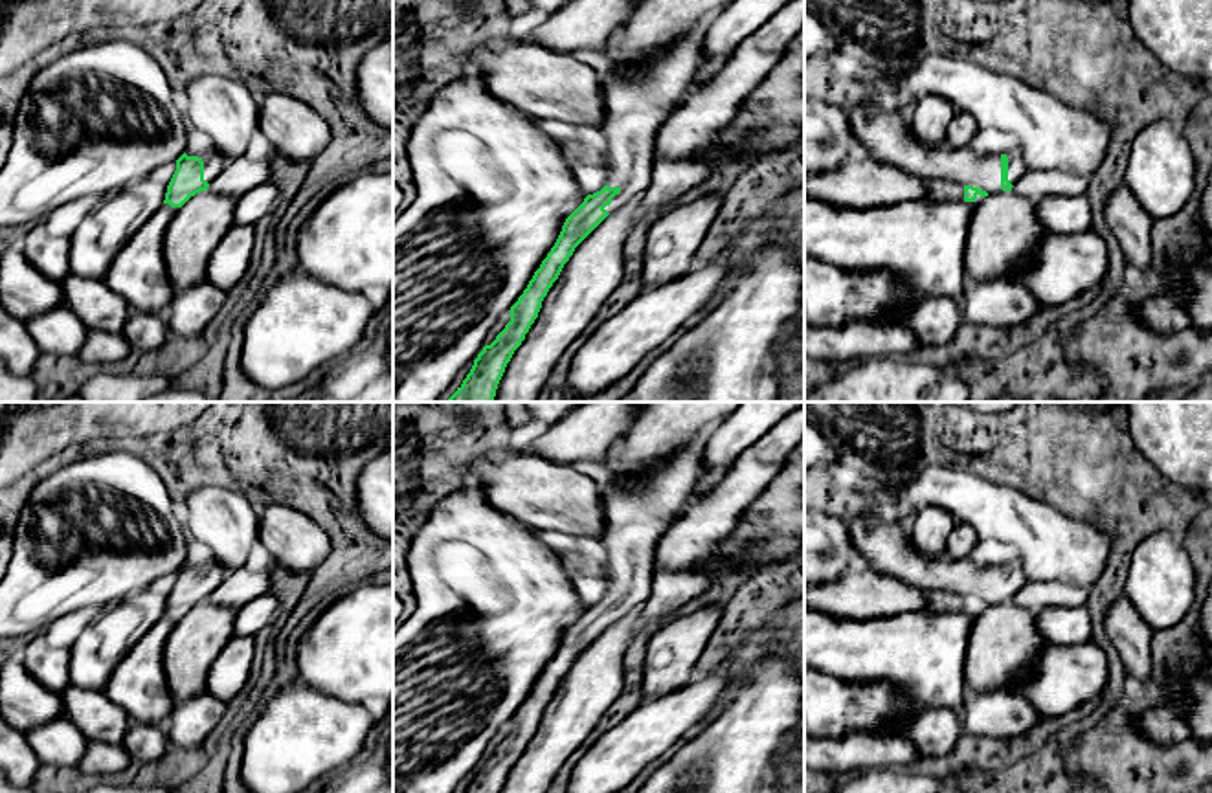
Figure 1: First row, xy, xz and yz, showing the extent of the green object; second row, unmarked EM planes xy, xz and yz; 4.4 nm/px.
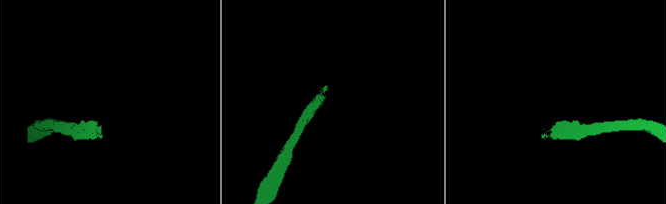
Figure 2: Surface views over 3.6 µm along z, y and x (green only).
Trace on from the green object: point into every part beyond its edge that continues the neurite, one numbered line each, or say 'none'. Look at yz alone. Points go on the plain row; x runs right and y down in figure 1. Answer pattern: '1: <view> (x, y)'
1: yz (886, 546)

